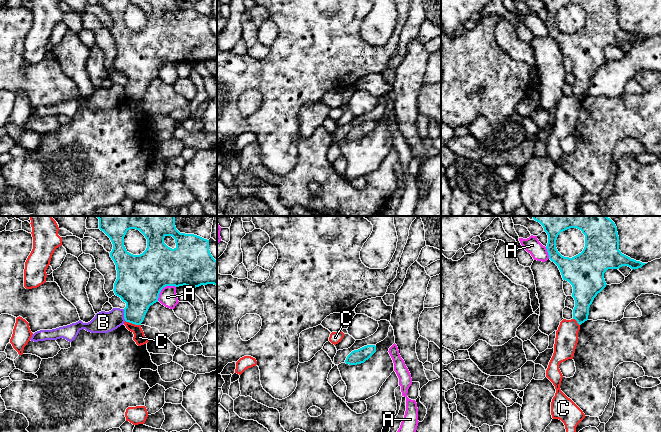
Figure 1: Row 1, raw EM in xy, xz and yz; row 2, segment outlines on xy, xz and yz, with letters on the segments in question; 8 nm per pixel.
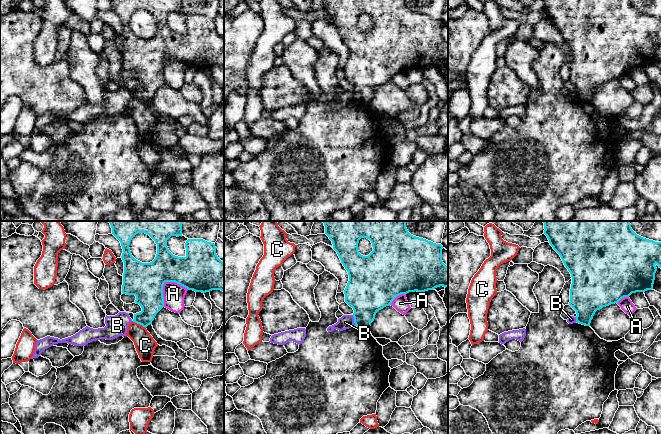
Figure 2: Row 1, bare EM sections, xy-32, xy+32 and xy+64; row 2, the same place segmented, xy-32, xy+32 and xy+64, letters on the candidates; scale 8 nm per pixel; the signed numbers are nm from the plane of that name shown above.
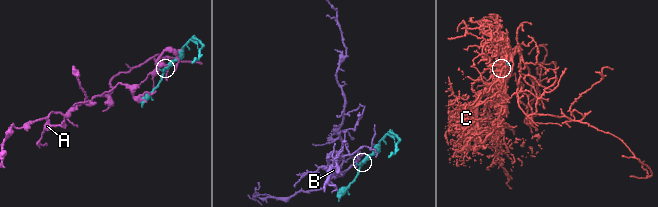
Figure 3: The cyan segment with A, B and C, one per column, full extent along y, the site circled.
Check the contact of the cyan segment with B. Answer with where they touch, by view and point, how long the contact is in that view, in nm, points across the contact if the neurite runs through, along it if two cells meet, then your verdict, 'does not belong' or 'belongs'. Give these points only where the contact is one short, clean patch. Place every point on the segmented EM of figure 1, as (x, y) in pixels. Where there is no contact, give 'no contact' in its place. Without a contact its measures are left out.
xy (124, 315) | 100 nm | along xy (123, 309), (123, 318), (125, 320) | does not belong

